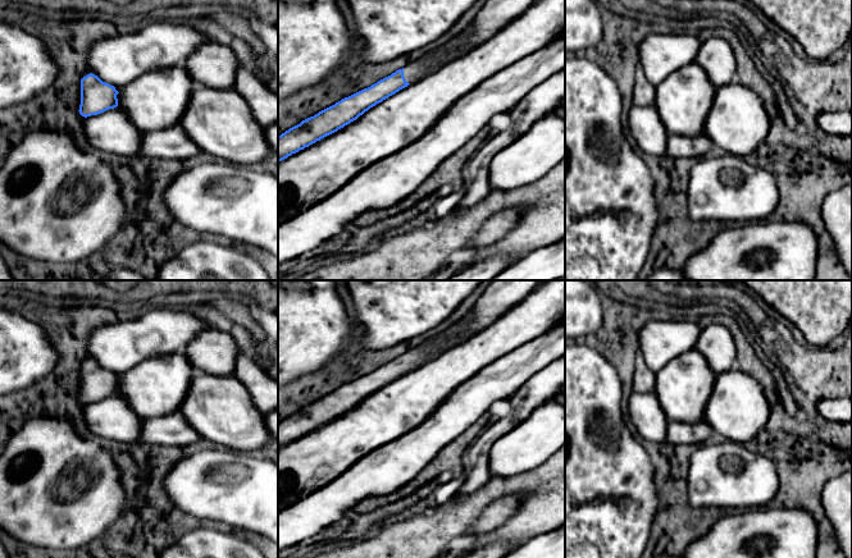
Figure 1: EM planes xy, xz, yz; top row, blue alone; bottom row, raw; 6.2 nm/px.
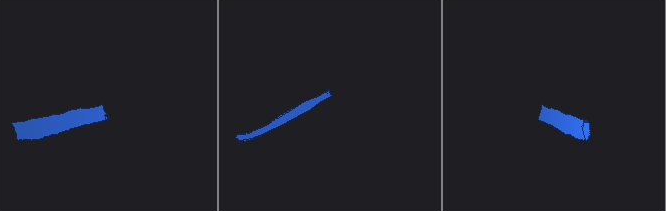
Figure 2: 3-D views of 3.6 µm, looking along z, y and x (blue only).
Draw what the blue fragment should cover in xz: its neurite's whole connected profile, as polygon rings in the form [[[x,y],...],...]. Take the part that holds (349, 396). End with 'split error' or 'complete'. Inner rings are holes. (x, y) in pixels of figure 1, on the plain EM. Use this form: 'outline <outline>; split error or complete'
outline [[[436,343],[411,348],[370,374],[342,385],[290,415],[278,422],[278,449],[356,407],[370,394],[422,366],[436,355]]]; split error

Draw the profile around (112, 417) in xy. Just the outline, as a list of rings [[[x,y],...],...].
[[[117,394],[85,404],[83,417],[88,431],[117,443],[137,443],[145,421]]]

